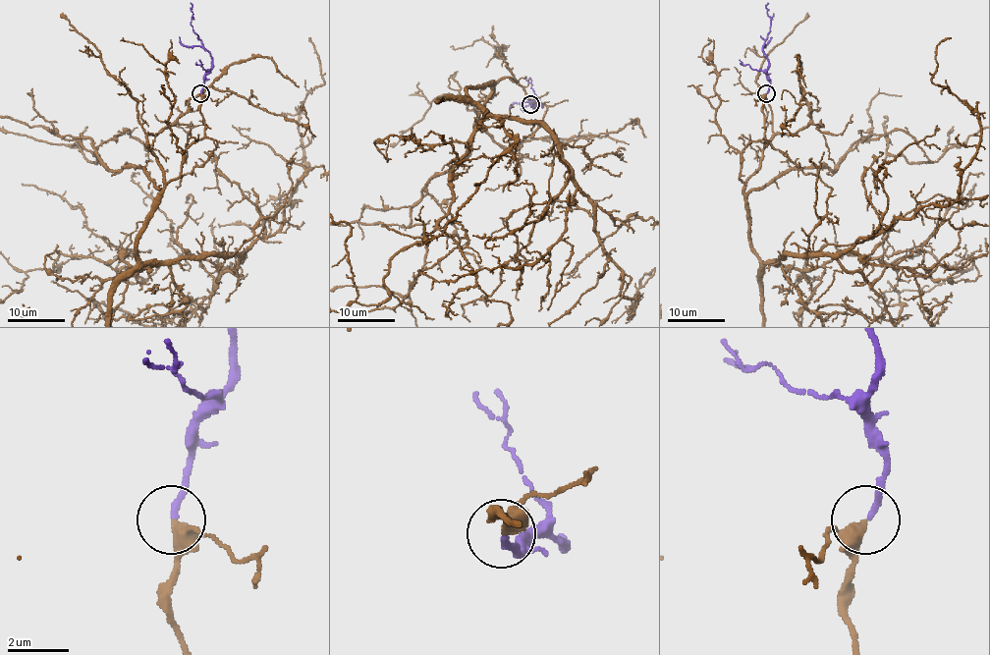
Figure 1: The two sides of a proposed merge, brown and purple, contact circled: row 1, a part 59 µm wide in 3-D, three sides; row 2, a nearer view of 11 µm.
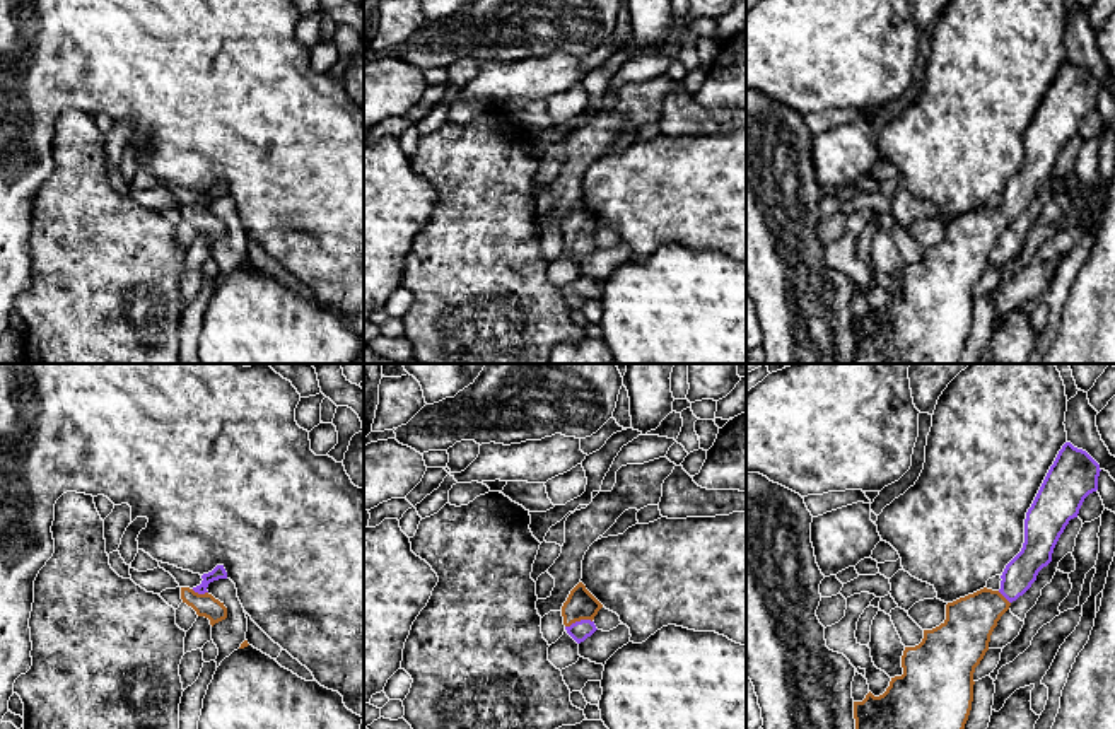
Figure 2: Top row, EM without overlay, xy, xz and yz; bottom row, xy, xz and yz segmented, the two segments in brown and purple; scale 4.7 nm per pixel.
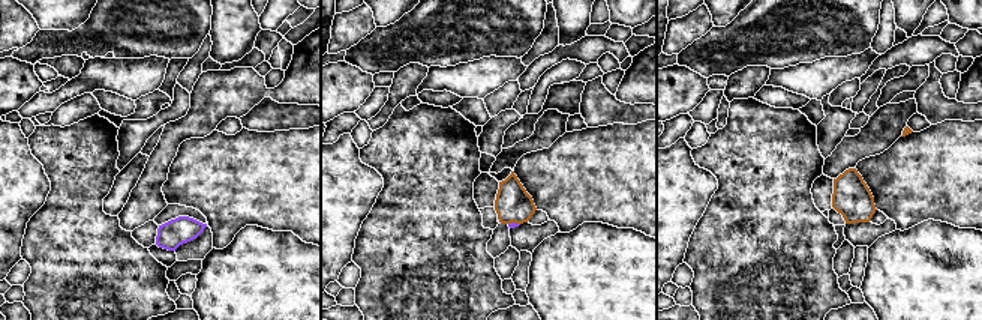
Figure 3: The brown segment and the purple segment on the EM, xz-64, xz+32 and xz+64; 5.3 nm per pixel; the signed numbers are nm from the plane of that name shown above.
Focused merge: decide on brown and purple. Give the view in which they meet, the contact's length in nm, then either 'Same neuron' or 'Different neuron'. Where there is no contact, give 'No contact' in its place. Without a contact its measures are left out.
Touches brown in xz. Shared border 130 nm. Same neuron

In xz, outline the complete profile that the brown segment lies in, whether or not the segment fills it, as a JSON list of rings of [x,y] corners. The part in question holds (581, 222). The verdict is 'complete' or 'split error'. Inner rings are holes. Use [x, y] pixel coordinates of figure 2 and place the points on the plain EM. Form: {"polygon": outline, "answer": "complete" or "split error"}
{"polygon": [[[579,200],[569,212],[562,224],[562,234],[567,251],[577,260],[584,260],[598,246],[594,242],[594,234],[603,225],[603,222]]], "answer": "split error"}

